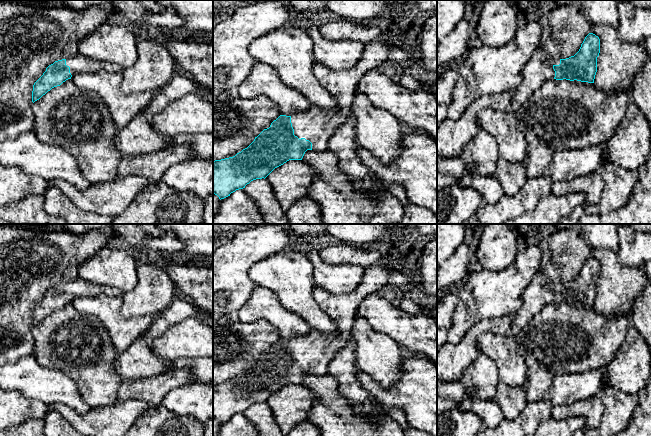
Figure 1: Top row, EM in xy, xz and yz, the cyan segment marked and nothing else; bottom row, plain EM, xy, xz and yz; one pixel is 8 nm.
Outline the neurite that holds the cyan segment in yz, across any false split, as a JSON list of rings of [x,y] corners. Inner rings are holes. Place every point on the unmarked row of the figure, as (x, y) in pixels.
[[[589,257],[574,280],[566,283],[549,281],[555,295],[554,303],[594,307],[599,277],[600,263],[595,258]]]

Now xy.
[[[80,277],[69,283],[55,285],[46,292],[43,299],[34,307],[32,326],[39,324],[52,312],[60,310],[66,304],[71,303],[73,299],[98,295],[119,297],[123,294],[121,290],[115,287],[96,285]]]

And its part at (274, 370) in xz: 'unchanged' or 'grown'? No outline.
grown

